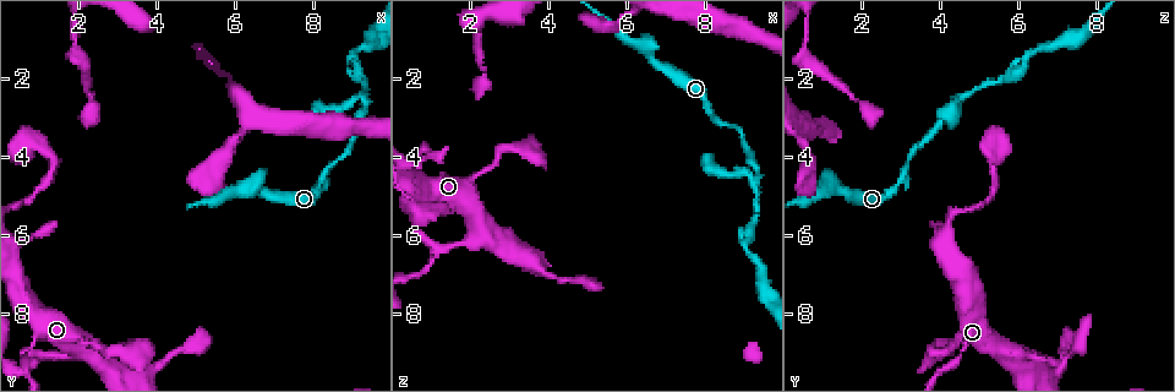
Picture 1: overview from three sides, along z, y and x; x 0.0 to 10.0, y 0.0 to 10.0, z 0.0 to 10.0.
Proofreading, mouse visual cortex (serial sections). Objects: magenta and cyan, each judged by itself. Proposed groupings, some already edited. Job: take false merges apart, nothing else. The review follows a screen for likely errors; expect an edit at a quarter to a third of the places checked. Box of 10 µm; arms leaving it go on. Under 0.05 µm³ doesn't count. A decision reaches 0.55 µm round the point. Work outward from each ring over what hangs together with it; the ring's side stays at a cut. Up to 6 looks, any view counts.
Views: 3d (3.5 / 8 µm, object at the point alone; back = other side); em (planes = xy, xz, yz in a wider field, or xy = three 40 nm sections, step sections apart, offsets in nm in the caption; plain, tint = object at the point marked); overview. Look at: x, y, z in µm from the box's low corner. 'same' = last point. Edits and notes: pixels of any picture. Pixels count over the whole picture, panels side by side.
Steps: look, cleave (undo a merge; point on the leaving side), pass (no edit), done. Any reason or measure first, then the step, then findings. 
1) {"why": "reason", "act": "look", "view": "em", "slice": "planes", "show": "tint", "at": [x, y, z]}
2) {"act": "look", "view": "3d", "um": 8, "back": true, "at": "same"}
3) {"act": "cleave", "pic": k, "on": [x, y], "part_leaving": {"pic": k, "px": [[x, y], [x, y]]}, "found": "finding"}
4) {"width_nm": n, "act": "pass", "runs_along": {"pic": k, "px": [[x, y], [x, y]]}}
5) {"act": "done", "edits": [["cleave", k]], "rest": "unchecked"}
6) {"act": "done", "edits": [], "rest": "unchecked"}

{"why": "branch point", "act": "look", "view": "3d", "um": 3.5, "back": true, "at": [2.25, 9.05, 6.05]}

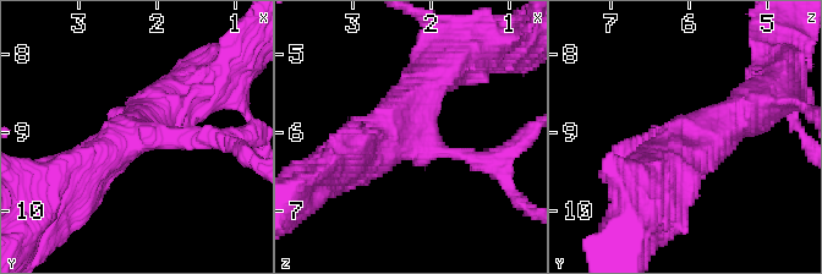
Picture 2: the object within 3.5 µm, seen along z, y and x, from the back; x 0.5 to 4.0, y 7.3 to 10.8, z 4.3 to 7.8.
{"arms": 3, "arm_widths_nm": [150, 500, 500], "act": "look", "view": "em", "slice": "xy", "step": 1, "show": "tint", "at": [2.30, 9.05, 6.00]}

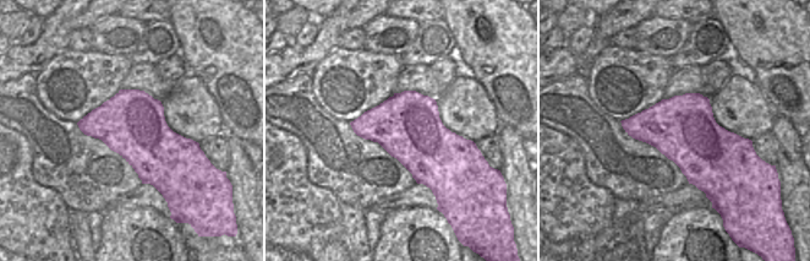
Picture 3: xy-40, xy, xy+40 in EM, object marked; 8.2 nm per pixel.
{"act": "pass", "runs_along": {"pic": 2, "px": [[442, 69], [409, 131], [348, 159]]}, "found": "one cell here"}

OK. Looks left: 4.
{"why": "thin neck", "act": "look", "view": "3d", "um": 3.5, "back": true, "at": [0.70, 9.00, 4.55]}

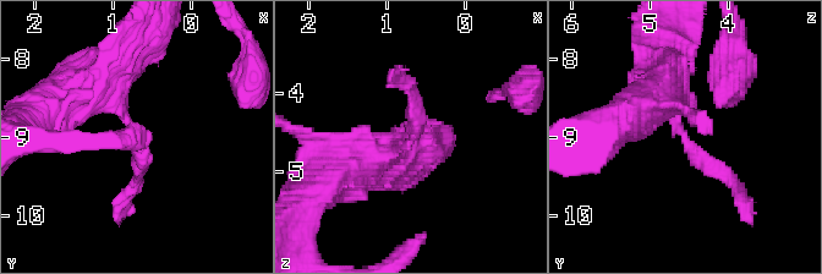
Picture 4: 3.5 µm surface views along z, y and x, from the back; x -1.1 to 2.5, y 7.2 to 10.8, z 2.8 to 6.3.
{"arm_widths_nm": [150, 450], "act": "look", "view": "em", "slice": "xy", "step": 5, "show": "tint", "at": [0.70, 9.00, 4.55]}

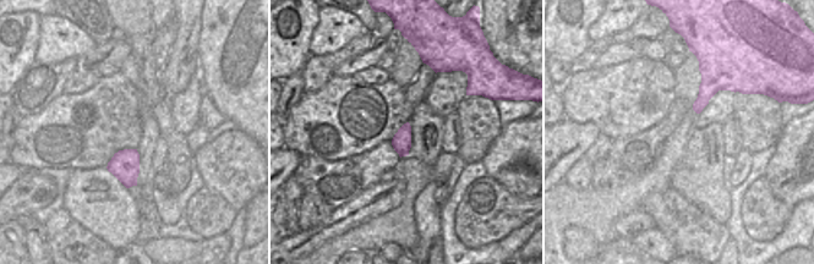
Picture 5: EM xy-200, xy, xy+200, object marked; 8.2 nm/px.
{"act": "pass", "runs_along": {"pic": 4, "px": [[663, 88], [685, 141], [741, 197]]}, "found": "all the same cell"}

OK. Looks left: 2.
{"why": "sharp bend", "act": "look", "view": "3d", "um": 8, "at": [9.30, 2.55, 4.55]}

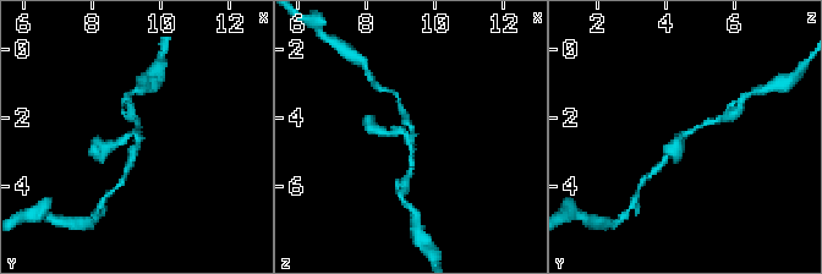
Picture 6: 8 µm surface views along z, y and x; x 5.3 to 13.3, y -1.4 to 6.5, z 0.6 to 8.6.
{"act": "look", "view": "3d", "um": 3.5, "back": true, "at": "same"}

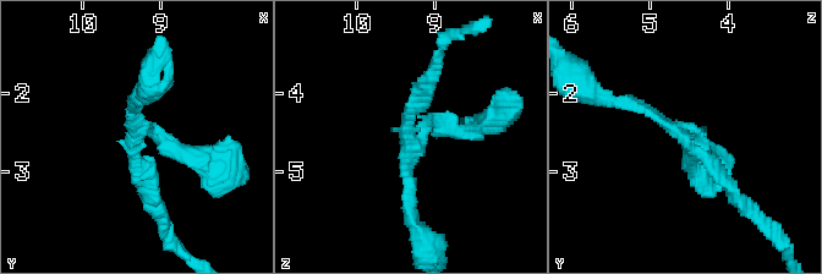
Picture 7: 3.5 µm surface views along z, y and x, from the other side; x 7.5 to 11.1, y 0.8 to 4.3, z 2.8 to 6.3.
{"act": "pass", "runs_along": {"pic": 7, "px": [[733, 195], [683, 135], [610, 100]]}, "found": "all the same cell"}

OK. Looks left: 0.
{"act": "done", "edits": [], "rest": "unchecked"}

